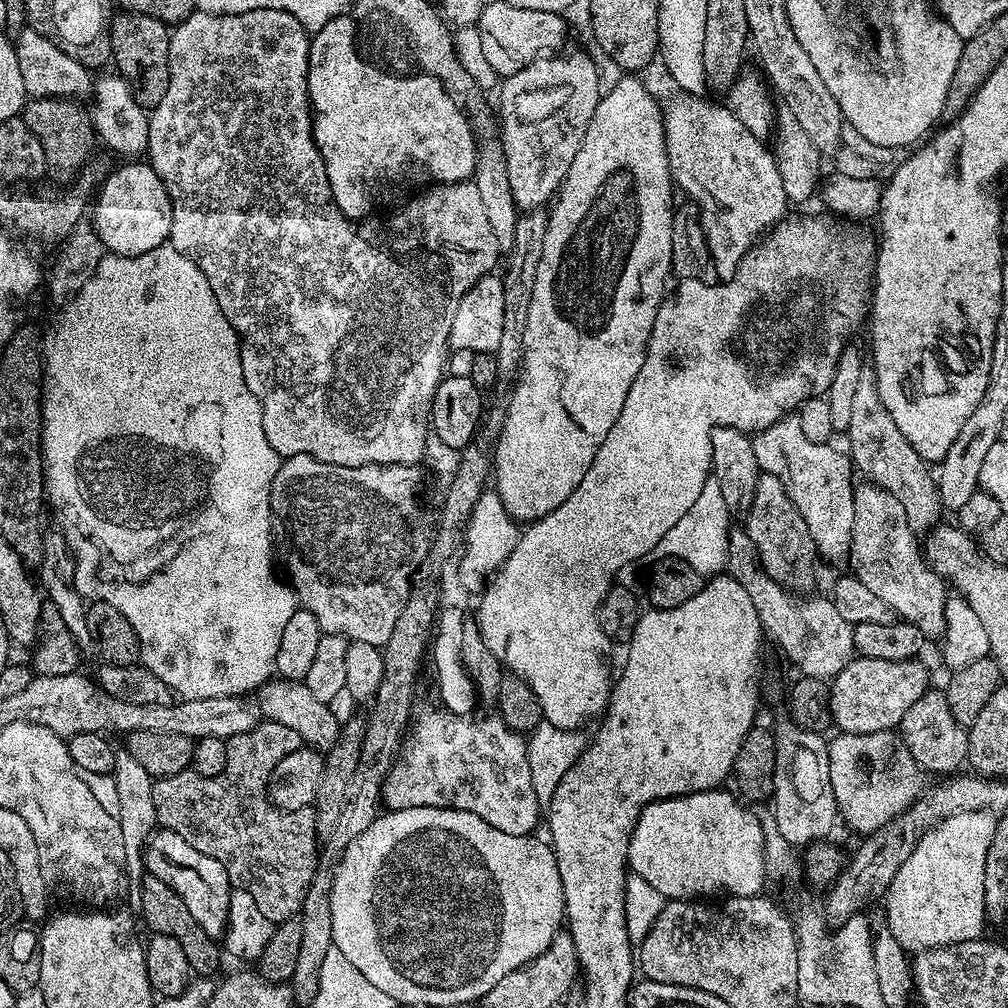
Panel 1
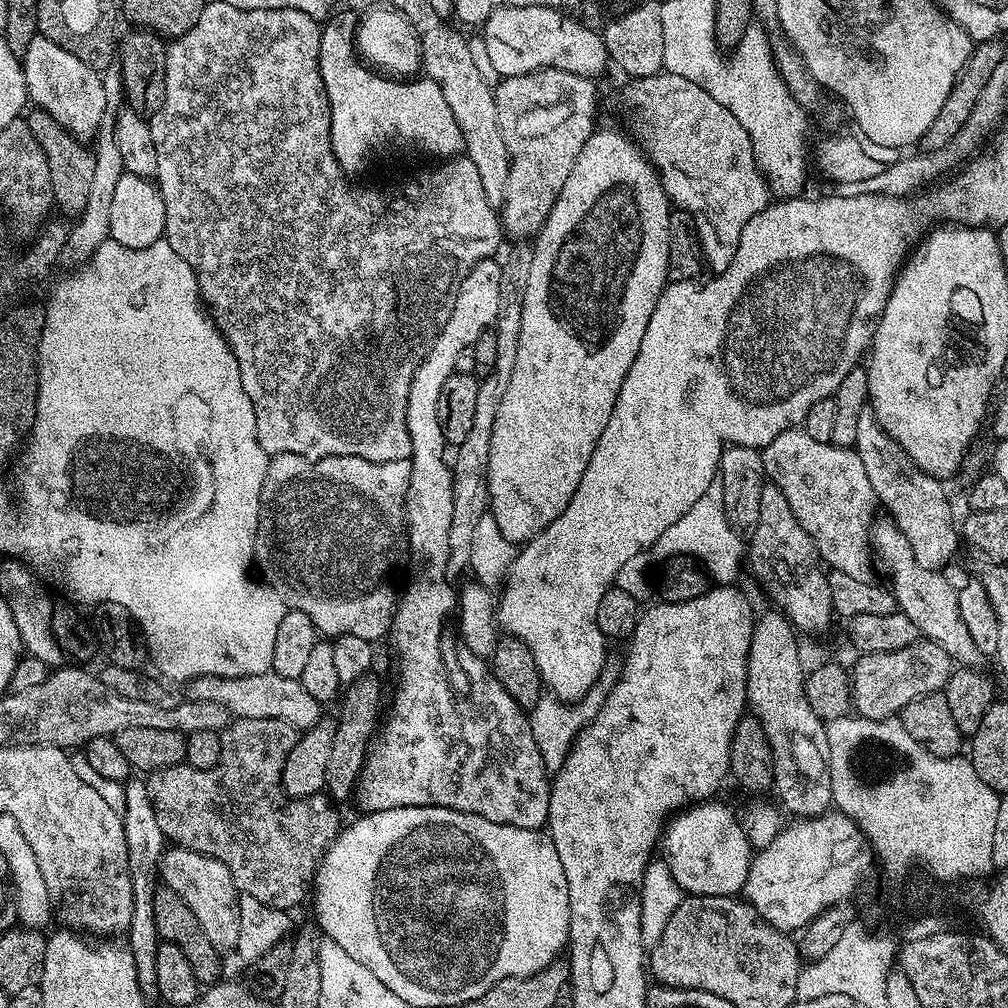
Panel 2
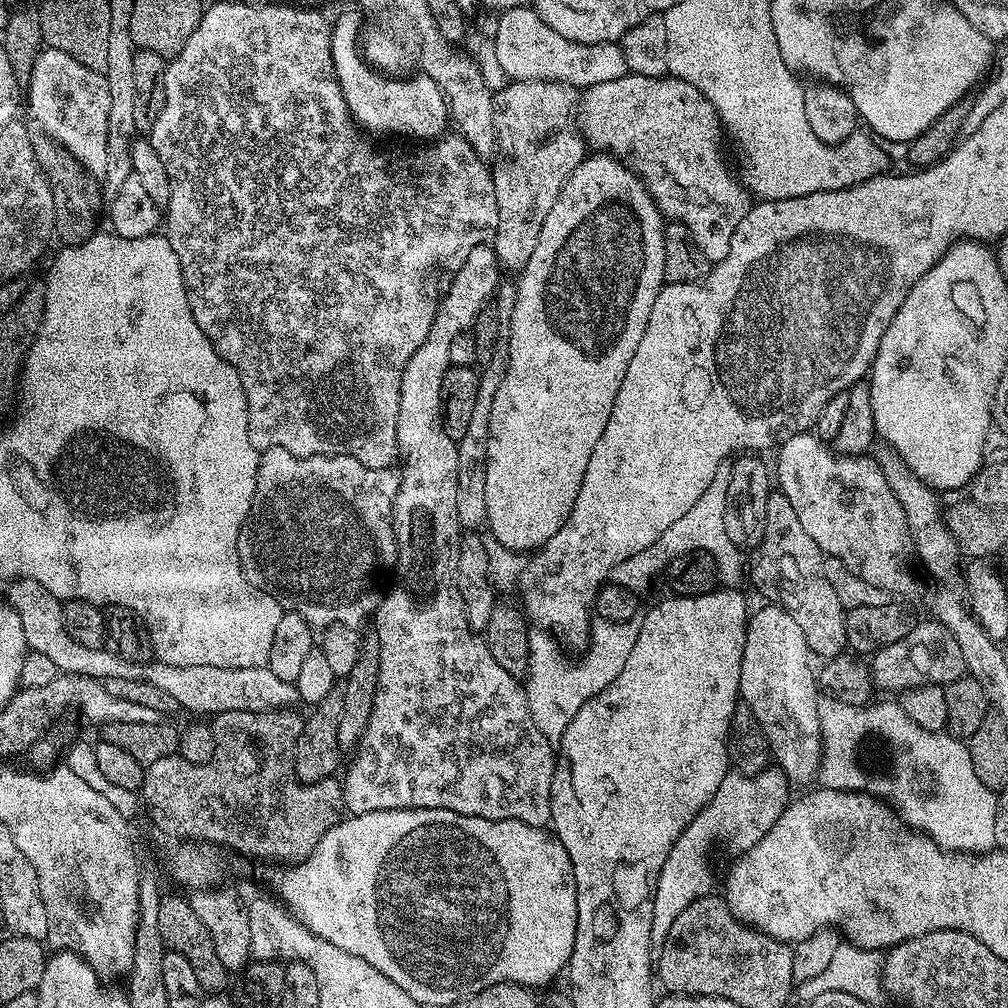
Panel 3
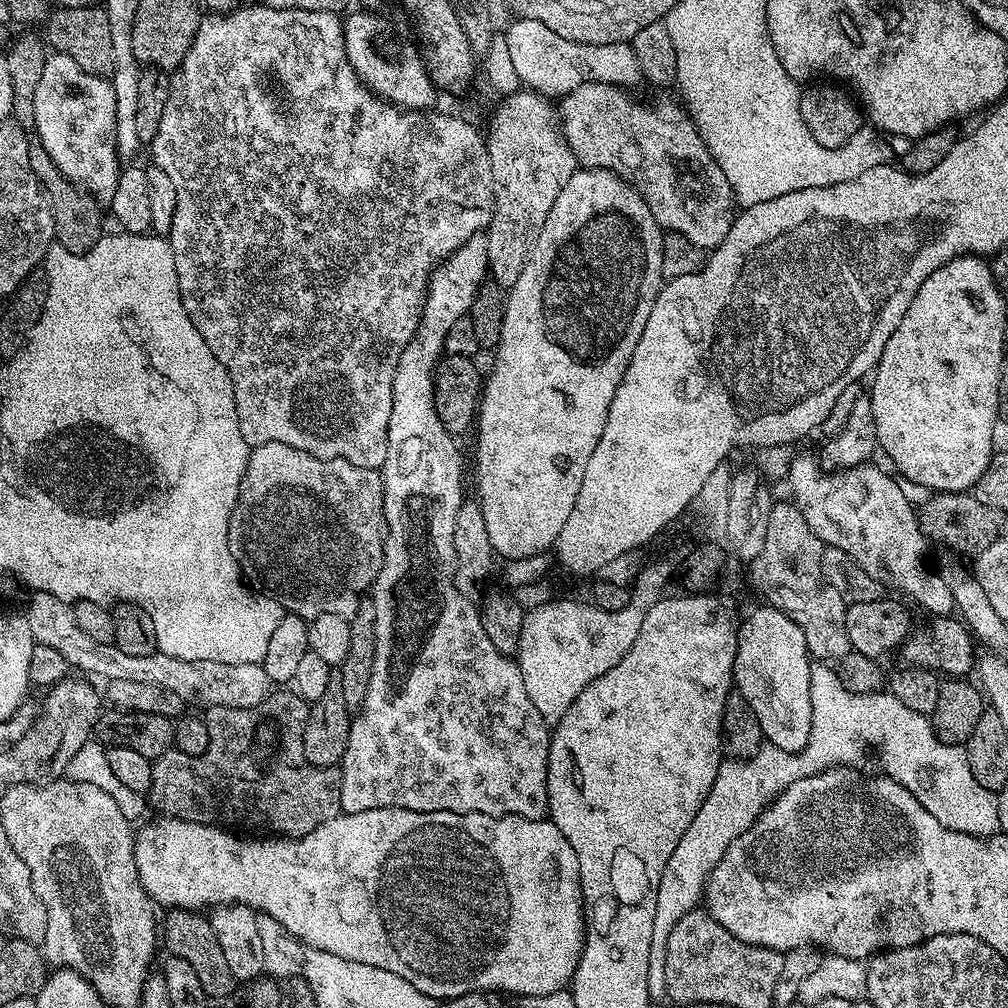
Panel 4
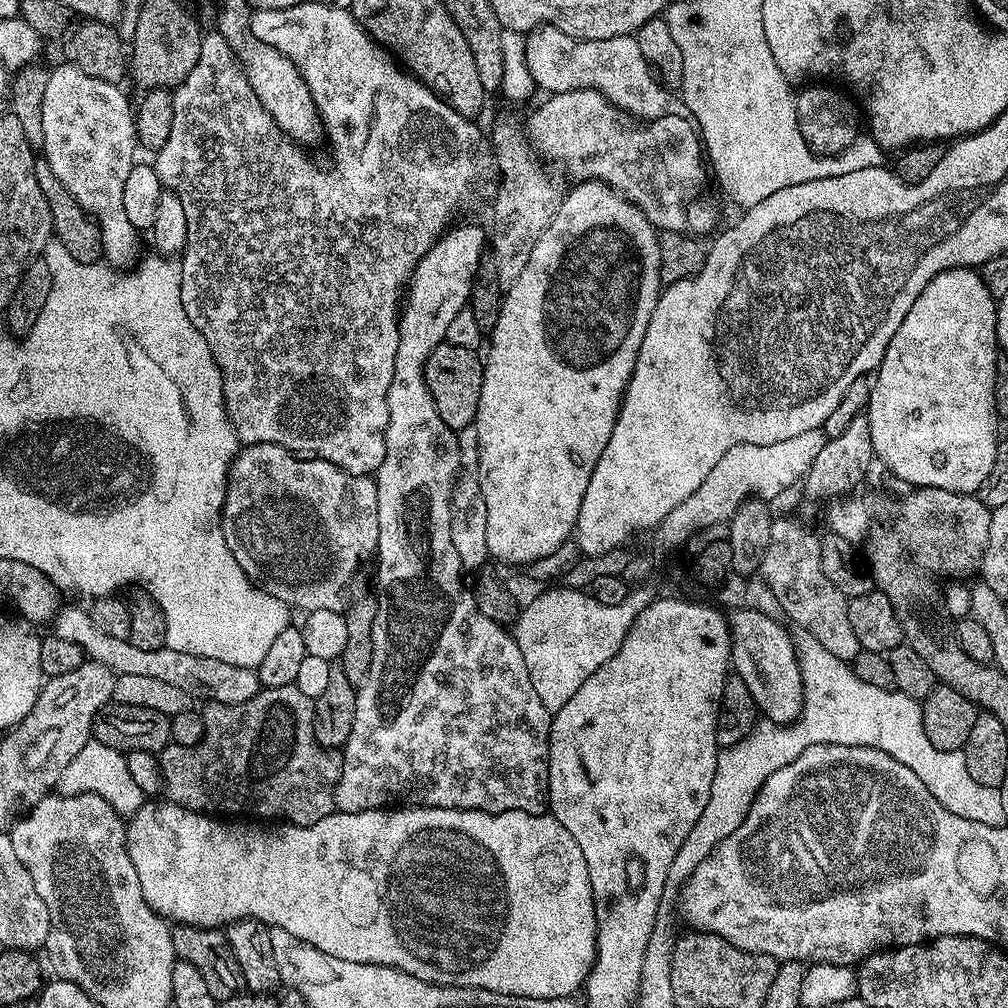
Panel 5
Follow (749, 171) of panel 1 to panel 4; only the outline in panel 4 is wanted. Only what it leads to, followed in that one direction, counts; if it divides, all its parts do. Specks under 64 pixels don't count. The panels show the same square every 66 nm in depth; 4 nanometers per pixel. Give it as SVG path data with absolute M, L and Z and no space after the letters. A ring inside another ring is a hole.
M595 80L578 86L559 101L558 120L565 142L576 155L577 165L580 168L608 168L618 174L627 184L634 186L638 194L642 194L646 206L650 206L650 214L654 214L661 229L682 234L699 248L715 250L726 234L730 234L730 226L738 215L736 195L730 182L726 182L726 174L722 174L720 167L713 162L696 123L679 103L651 108L624 92L627 91L621 85ZM684 168L704 168L704 180L680 180Z

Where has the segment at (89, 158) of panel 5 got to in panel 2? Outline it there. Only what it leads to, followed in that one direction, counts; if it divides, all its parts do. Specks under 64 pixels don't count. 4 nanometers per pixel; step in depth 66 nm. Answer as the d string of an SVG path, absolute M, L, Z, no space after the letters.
M39 34L24 51L22 63L29 101L39 111L50 114L54 122L62 125L77 140L91 141L105 123L104 112L109 111L103 75L86 66L86 62L74 58L70 50L62 50L62 46Z

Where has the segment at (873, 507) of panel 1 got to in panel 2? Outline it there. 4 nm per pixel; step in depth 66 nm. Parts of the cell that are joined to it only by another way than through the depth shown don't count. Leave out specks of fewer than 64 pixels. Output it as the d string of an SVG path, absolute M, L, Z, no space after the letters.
M883 518L884 520L877 519L875 523L871 525L870 528L870 556L874 561L874 568L877 573L881 572L888 581L886 581L887 587L890 589L892 596L896 600L896 607L899 611L906 614L906 618L910 618L910 622L914 622L914 626L918 626L921 637L925 640L933 640L938 646L942 646L942 650L946 650L946 654L951 656L953 661L957 665L967 666L969 668L980 668L982 662L982 654L978 650L978 646L974 646L974 638L970 638L970 630L966 630L966 622L962 622L962 614L960 613L960 607L958 606L958 588L954 583L951 584L950 581L944 577L945 573L943 571L935 572L934 570L926 570L926 566L918 566L918 558L914 558L914 550L910 550L910 542L906 542L906 534L902 534L902 530L898 530L895 520L891 518Z

